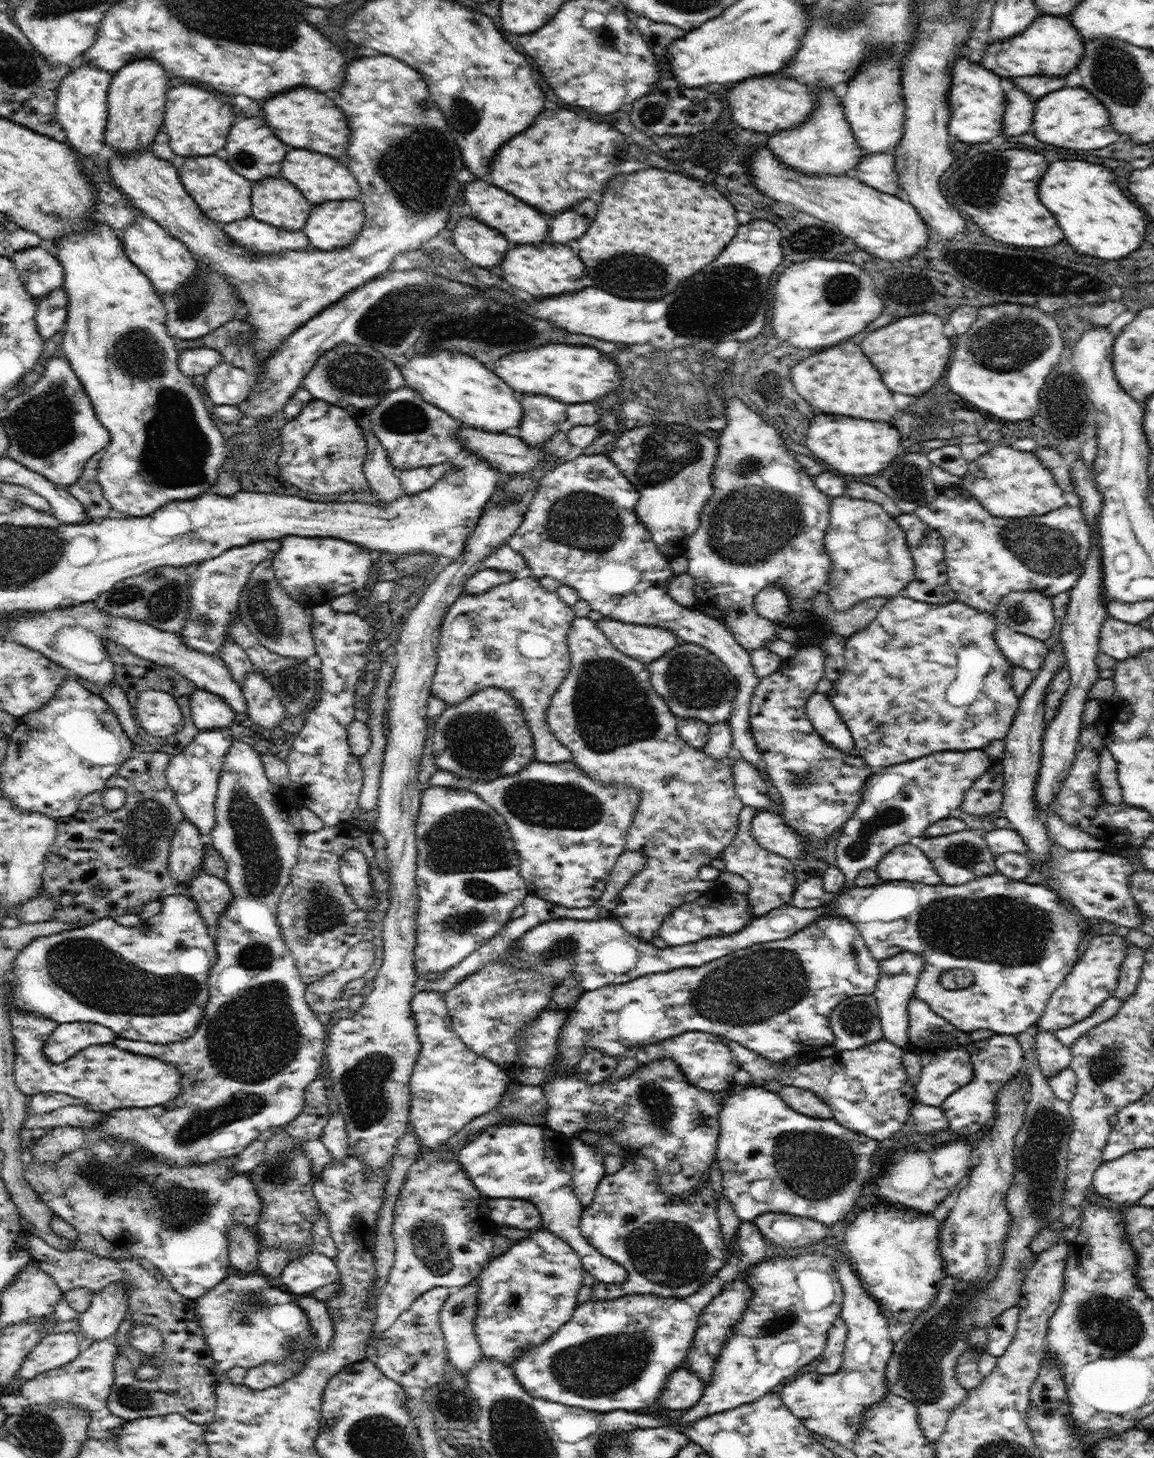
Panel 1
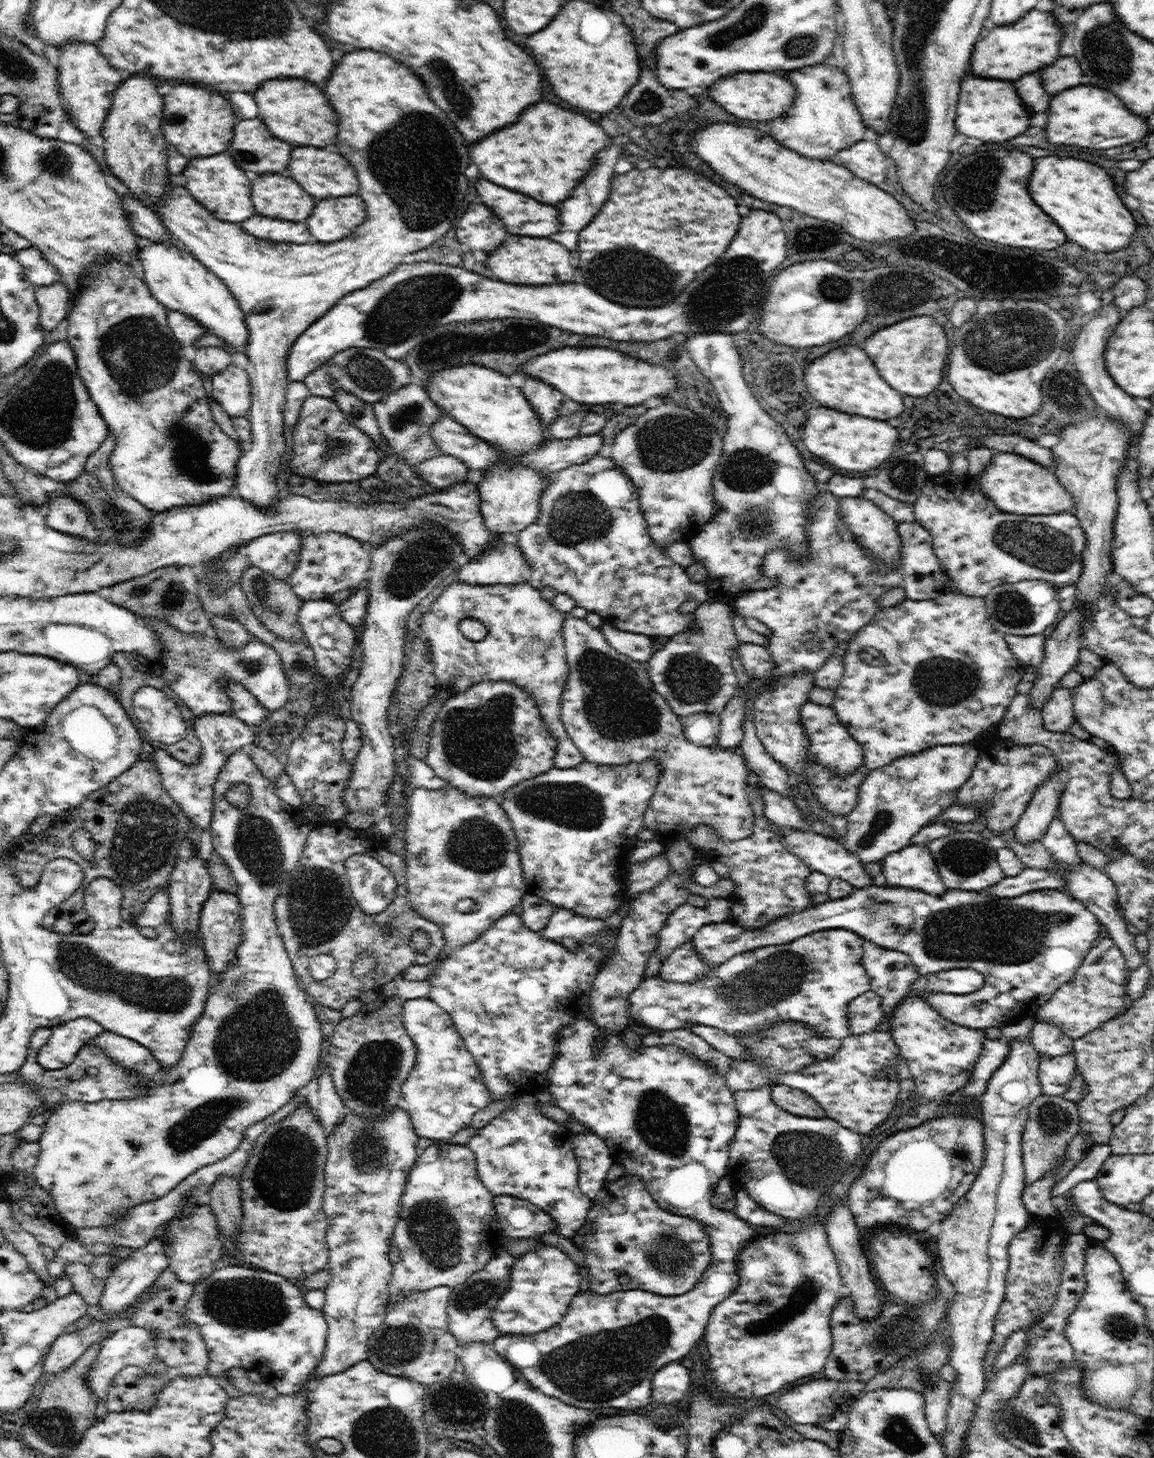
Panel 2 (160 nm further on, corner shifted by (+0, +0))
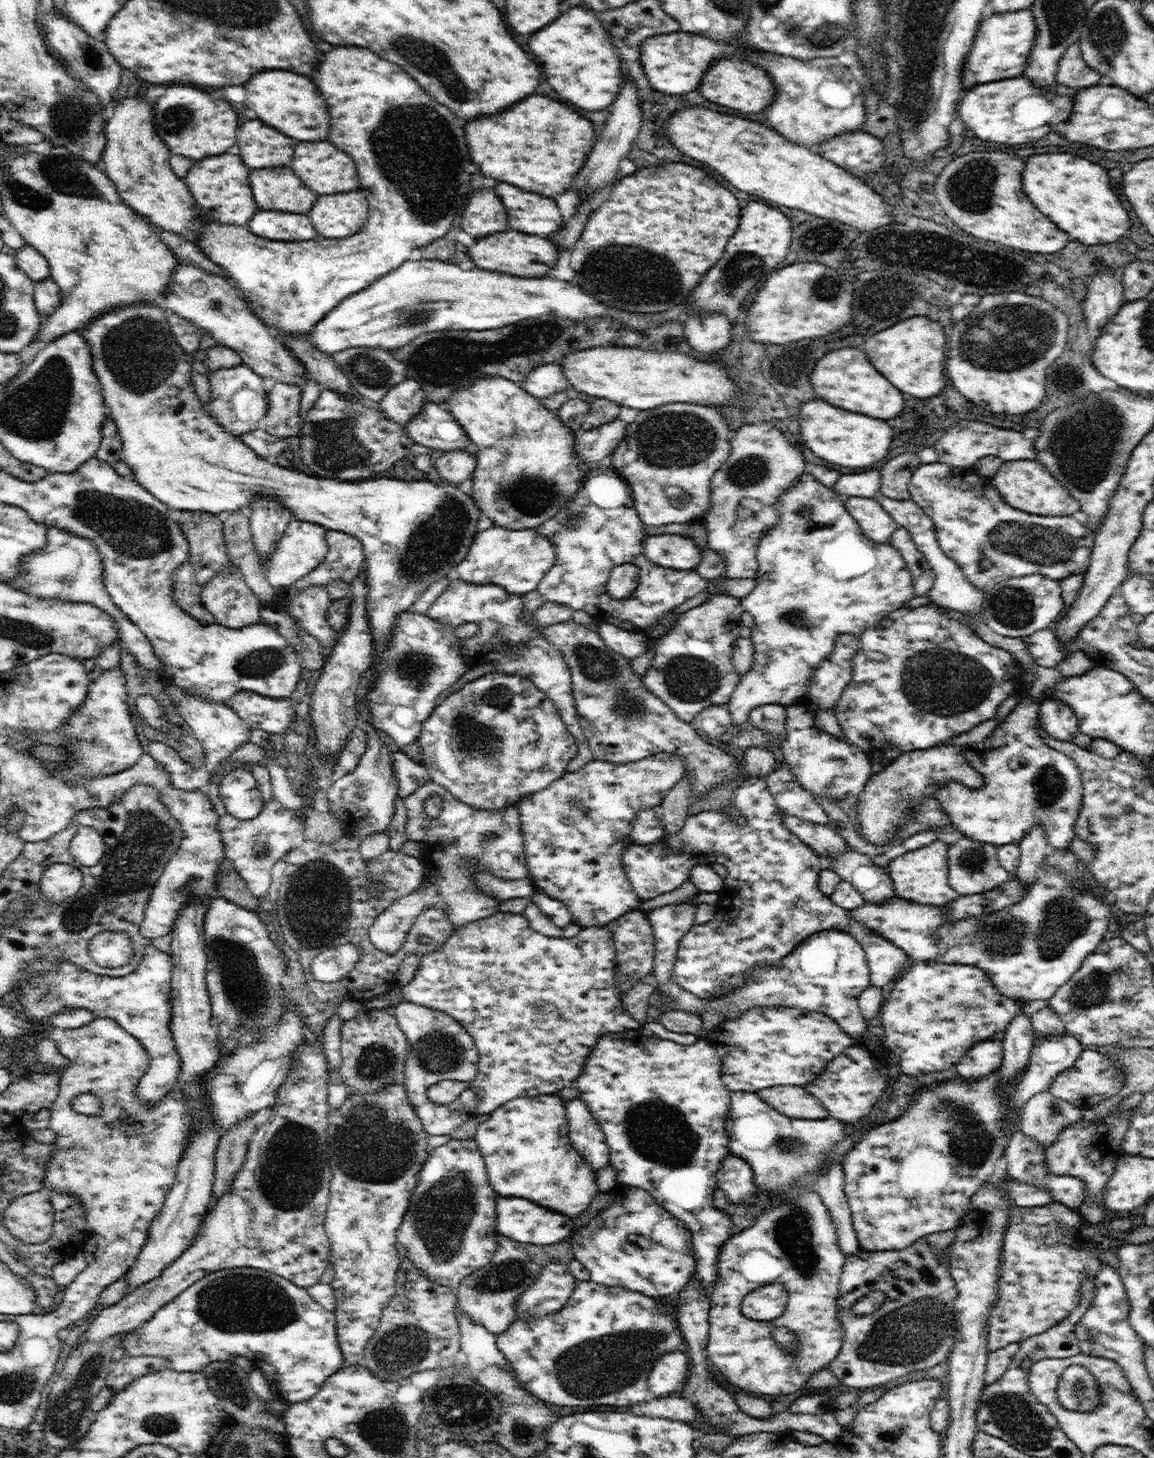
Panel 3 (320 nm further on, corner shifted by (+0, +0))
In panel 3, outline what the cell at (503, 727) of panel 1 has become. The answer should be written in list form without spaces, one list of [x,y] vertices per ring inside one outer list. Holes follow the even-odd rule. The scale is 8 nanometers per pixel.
[[[489,672],[479,679],[467,682],[460,690],[442,698],[436,705],[434,712],[424,721],[420,736],[417,741],[422,748],[421,764],[428,770],[432,781],[441,784],[448,792],[452,793],[458,800],[479,808],[480,810],[500,810],[507,806],[514,806],[523,796],[540,792],[557,780],[567,771],[569,762],[578,755],[578,746],[574,736],[570,734],[568,727],[564,724],[559,715],[556,705],[548,698],[542,690],[536,688],[535,684],[526,677],[517,674],[504,674],[499,672]]]

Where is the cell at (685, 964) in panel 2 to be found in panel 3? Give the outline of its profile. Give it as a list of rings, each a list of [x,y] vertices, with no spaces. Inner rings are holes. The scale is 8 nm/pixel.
[[[749,778],[746,782],[742,783],[742,786],[737,790],[736,796],[736,805],[738,807],[739,813],[745,818],[745,823],[743,825],[737,825],[737,822],[731,821],[731,816],[726,813],[721,813],[718,810],[712,810],[708,808],[698,814],[690,814],[686,817],[682,828],[675,832],[674,834],[665,833],[665,836],[662,837],[657,843],[652,843],[649,845],[639,845],[636,843],[632,843],[630,846],[626,847],[626,850],[622,853],[622,866],[626,871],[626,876],[628,880],[631,882],[633,889],[636,891],[636,894],[642,900],[648,900],[650,898],[656,898],[656,896],[660,896],[660,894],[666,894],[666,892],[672,892],[672,890],[676,890],[676,888],[680,888],[686,880],[690,878],[691,870],[694,866],[698,865],[713,865],[713,864],[723,864],[726,866],[728,871],[728,876],[725,878],[725,885],[721,891],[718,891],[718,902],[716,904],[716,913],[714,914],[714,918],[705,924],[694,924],[694,926],[682,937],[680,941],[676,965],[674,965],[674,969],[672,969],[672,980],[676,982],[676,984],[680,984],[684,990],[688,990],[688,992],[693,993],[695,996],[700,997],[701,999],[712,1000],[713,998],[726,997],[732,993],[732,991],[736,991],[738,987],[742,987],[744,985],[744,981],[746,981],[746,973],[752,973],[754,969],[757,969],[760,963],[770,963],[770,965],[774,965],[774,967],[780,967],[780,963],[784,959],[784,956],[790,954],[790,952],[796,949],[796,945],[799,942],[802,942],[806,937],[814,934],[816,932],[820,932],[822,930],[830,930],[830,929],[838,929],[839,931],[846,932],[853,936],[862,946],[862,949],[866,954],[866,962],[868,962],[868,968],[870,970],[870,982],[872,986],[876,986],[876,988],[882,989],[884,986],[891,984],[895,985],[896,977],[902,973],[902,970],[906,968],[906,962],[909,958],[898,946],[896,946],[893,942],[890,942],[887,938],[884,938],[881,934],[870,930],[870,928],[865,927],[861,922],[853,919],[851,912],[834,904],[832,899],[829,896],[826,896],[818,886],[820,871],[825,867],[825,862],[823,858],[820,858],[818,854],[810,848],[809,844],[802,843],[801,840],[791,831],[786,828],[786,825],[783,822],[783,810],[778,808],[776,804],[775,798],[772,796],[772,793],[767,789],[766,783],[763,779],[758,778]]]

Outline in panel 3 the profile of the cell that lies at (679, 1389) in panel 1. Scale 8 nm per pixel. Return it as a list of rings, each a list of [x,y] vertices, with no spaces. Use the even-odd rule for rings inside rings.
[[[676,1349],[658,1358],[651,1373],[647,1376],[647,1385],[651,1397],[659,1397],[673,1393],[676,1386],[689,1373],[689,1356],[687,1351]]]

